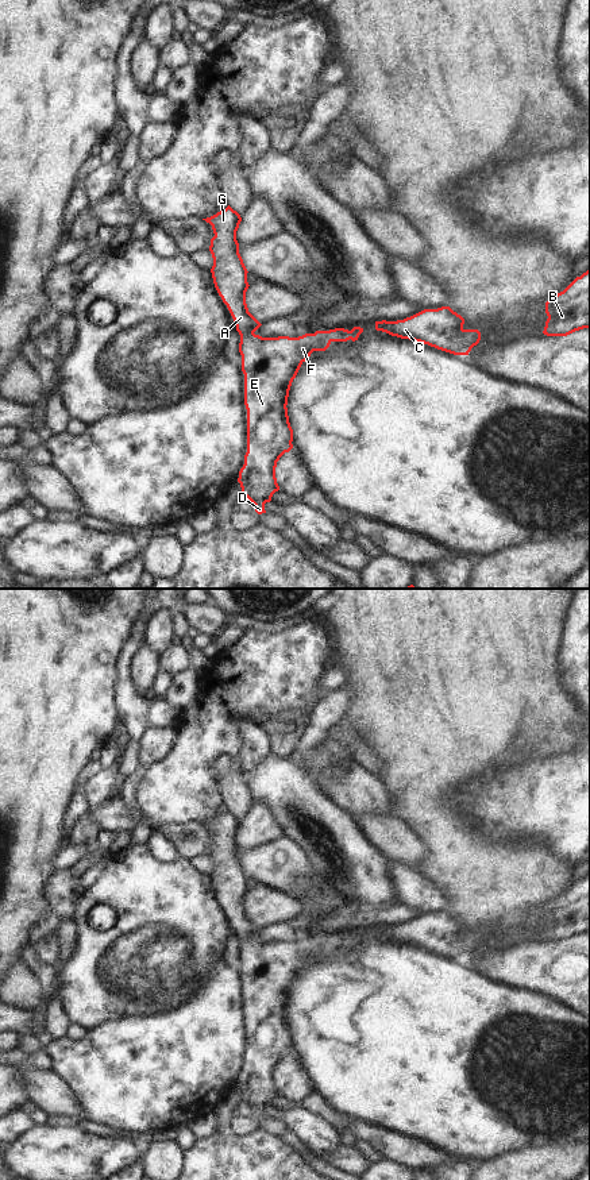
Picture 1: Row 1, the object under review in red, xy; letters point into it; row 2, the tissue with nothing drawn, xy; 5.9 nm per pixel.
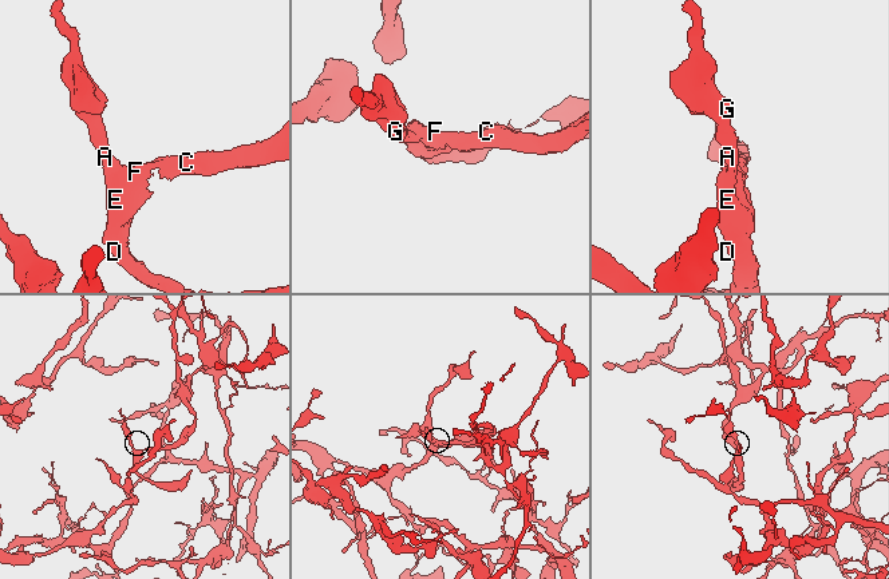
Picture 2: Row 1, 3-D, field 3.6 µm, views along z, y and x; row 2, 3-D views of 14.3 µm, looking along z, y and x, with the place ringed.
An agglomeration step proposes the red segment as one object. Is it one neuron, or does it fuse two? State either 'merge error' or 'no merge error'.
no merge error

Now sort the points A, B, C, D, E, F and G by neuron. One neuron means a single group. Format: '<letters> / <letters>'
A B C D E F G

